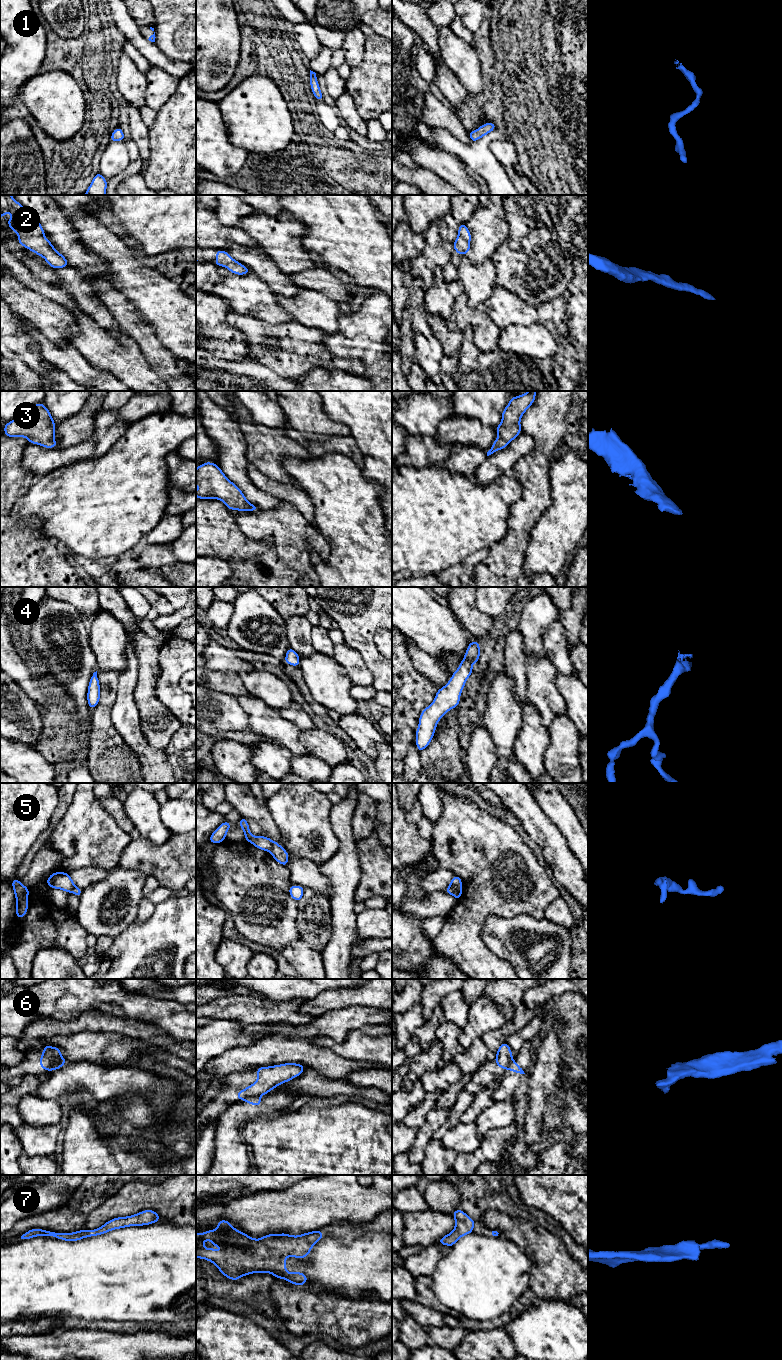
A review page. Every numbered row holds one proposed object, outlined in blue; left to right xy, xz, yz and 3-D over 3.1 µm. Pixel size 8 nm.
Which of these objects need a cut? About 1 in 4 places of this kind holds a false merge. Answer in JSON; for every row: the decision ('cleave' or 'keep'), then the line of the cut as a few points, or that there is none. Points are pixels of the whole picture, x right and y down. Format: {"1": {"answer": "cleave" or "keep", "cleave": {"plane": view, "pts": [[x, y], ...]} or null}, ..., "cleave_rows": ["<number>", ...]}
{"1": {"answer": "keep", "cleave": null}, "2": {"answer": "keep", "cleave": null}, "3": {"answer": "keep", "cleave": null}, "4": {"answer": "keep", "cleave": null}, "5": {"answer": "keep", "cleave": null}, "6": {"answer": "cleave", "cleave": {"plane": "xy", "pts": [[63, 1062], [57, 1062], [47, 1070]]}}, "7": {"answer": "keep", "cleave": null}, "cleave_rows": ["6"]}

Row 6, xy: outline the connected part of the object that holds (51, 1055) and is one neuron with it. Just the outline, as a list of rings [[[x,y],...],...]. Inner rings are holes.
[[[46,1045],[43,1047],[44,1051],[40,1055],[40,1067],[44,1070],[49,1070],[49,1068],[56,1063],[66,1063],[68,1062],[65,1058],[61,1056],[61,1050],[58,1047],[52,1047]]]

